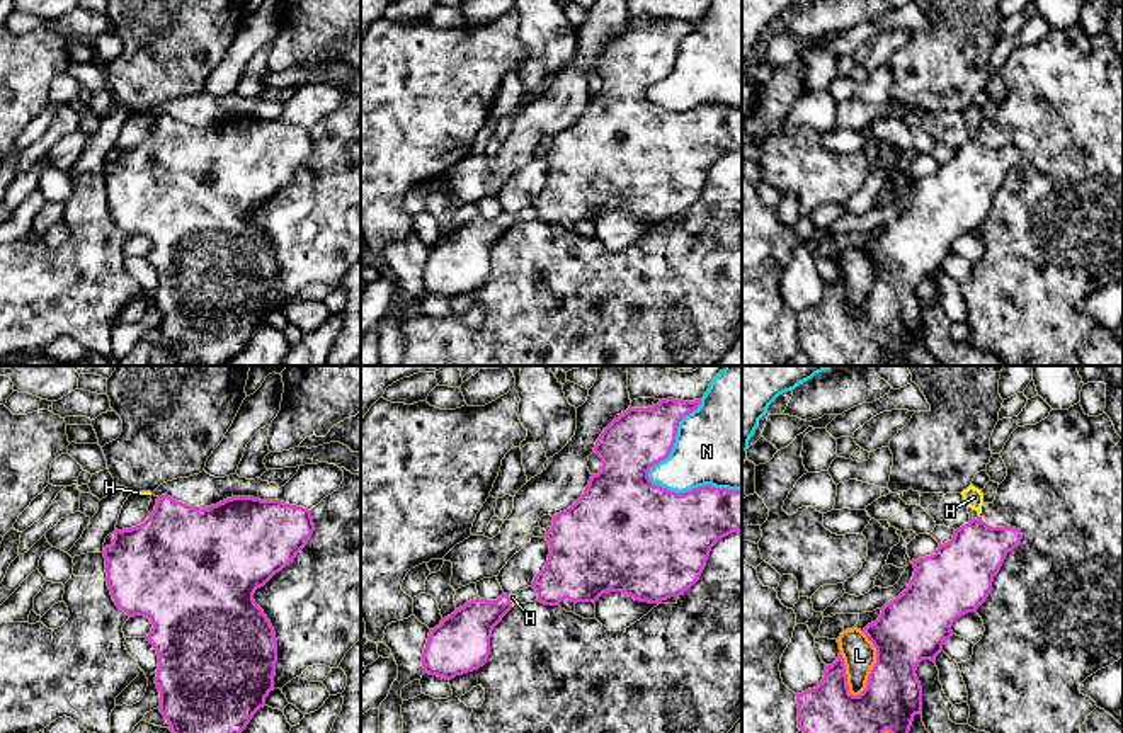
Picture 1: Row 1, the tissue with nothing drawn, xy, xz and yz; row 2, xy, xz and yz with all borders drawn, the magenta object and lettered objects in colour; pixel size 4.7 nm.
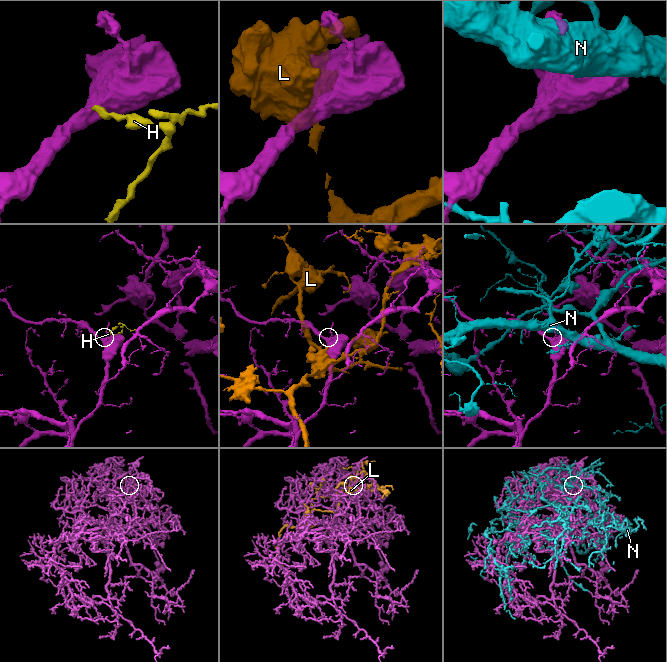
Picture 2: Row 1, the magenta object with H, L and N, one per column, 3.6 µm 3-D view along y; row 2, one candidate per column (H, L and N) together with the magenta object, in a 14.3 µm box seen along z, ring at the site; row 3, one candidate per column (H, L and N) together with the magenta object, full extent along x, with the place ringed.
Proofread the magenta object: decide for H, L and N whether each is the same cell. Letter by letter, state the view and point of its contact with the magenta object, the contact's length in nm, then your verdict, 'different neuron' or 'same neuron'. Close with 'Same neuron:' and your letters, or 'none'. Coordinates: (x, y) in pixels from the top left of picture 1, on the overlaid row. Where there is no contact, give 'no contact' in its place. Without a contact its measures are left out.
H: xz (509, 601) | 60 nm | same neuron
L: yz (875, 665) | 320 nm | different neuron
N: xz (652, 483) | 480 nm | different neuron
Same neuron: H

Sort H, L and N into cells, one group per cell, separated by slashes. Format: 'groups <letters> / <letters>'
groups H / L / N

